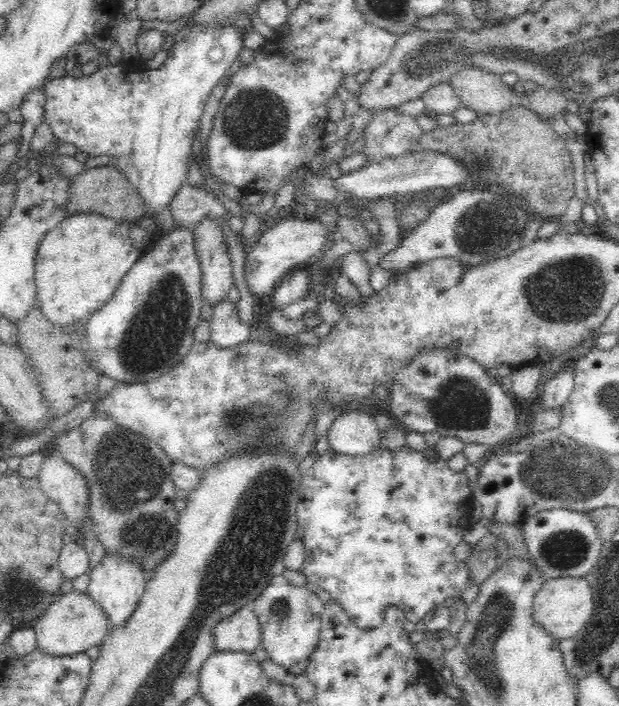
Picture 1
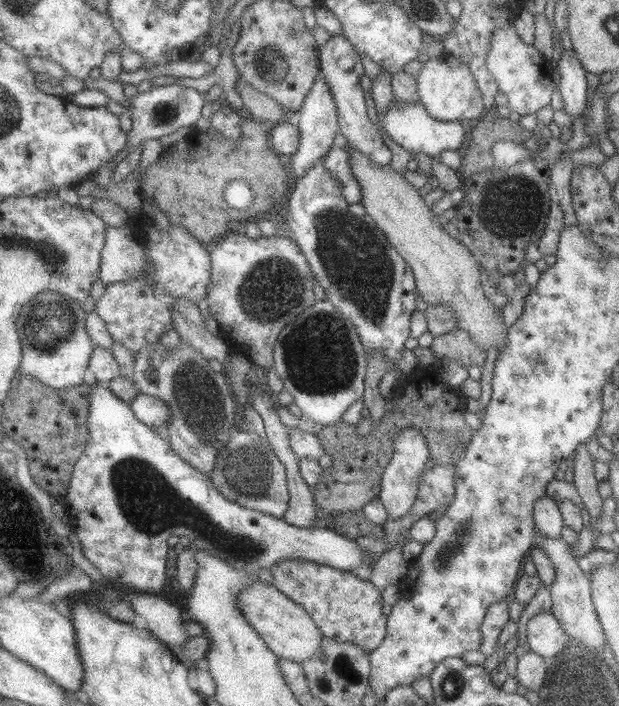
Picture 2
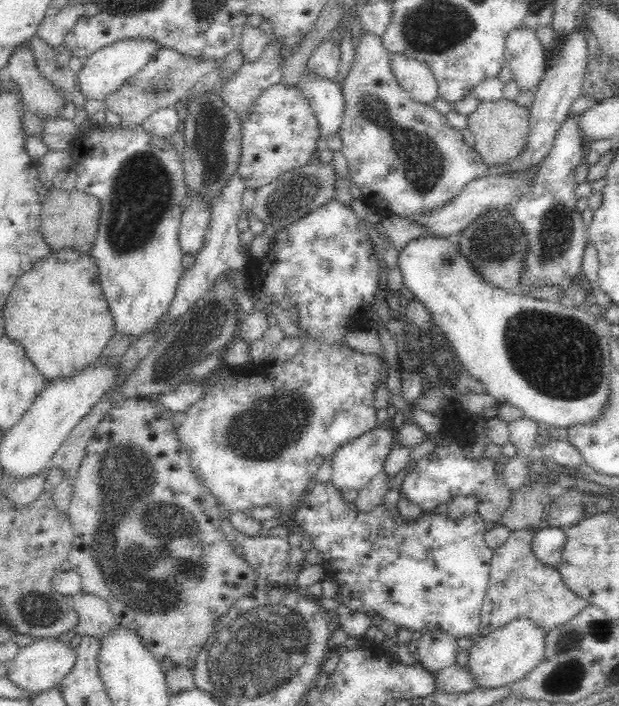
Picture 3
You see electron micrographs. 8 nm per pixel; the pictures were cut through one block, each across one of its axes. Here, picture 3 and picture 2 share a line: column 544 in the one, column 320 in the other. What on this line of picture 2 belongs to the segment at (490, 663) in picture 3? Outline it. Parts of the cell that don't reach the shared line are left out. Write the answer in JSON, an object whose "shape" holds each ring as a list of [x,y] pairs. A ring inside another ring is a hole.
{"shape":[[[257,580],[238,594],[238,607],[247,622],[263,637],[275,654],[302,663],[322,653],[323,631],[299,603],[283,594],[274,584]]]}

